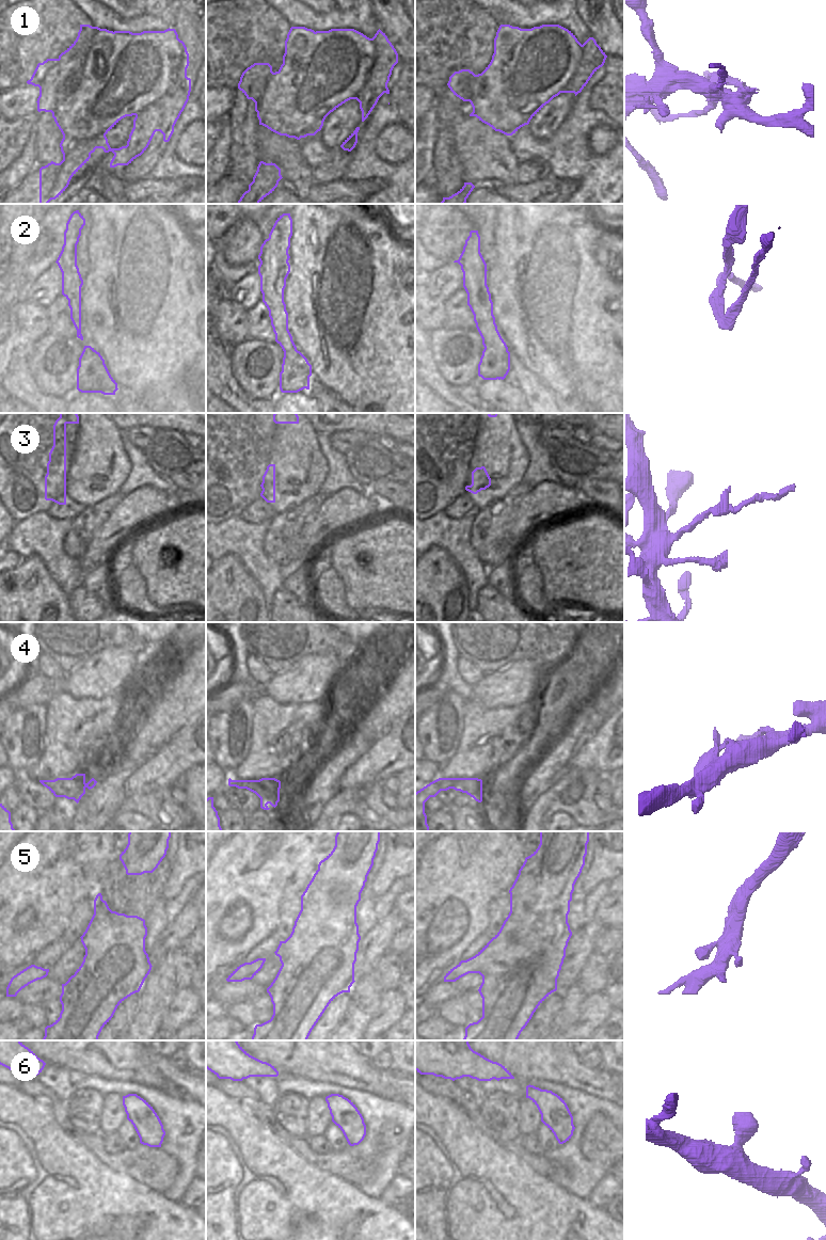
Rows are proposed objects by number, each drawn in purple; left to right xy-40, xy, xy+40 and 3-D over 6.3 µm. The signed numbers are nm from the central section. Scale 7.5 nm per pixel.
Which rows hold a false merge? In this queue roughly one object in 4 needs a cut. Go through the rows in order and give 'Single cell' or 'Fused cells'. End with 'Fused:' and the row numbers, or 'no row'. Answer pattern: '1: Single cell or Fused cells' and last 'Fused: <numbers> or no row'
1: Fused cells
2: Fused cells
3: Single cell
4: Single cell
5: Single cell
6: Single cell
Fused: 1, 2

